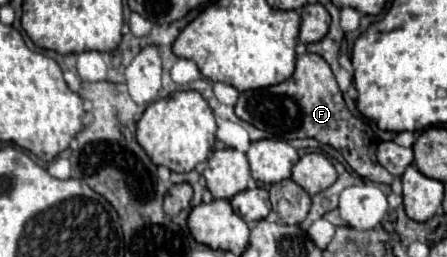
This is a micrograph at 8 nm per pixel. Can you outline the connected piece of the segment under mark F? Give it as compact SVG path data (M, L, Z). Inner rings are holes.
M318 54L298 56L296 70L286 82L260 90L240 92L234 112L240 120L268 132L270 136L276 136L278 140L316 138L322 144L330 144L332 148L342 152L344 160L358 176L368 178L376 184L392 184L394 180L394 176L376 160L376 134L364 120L354 118L348 112L330 66Z

